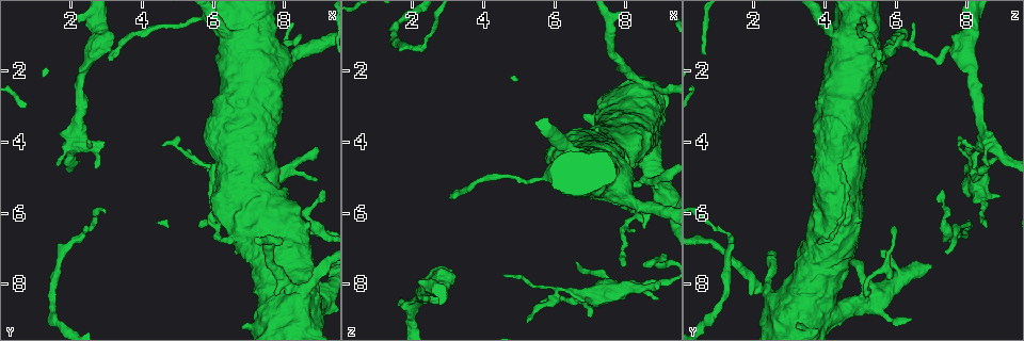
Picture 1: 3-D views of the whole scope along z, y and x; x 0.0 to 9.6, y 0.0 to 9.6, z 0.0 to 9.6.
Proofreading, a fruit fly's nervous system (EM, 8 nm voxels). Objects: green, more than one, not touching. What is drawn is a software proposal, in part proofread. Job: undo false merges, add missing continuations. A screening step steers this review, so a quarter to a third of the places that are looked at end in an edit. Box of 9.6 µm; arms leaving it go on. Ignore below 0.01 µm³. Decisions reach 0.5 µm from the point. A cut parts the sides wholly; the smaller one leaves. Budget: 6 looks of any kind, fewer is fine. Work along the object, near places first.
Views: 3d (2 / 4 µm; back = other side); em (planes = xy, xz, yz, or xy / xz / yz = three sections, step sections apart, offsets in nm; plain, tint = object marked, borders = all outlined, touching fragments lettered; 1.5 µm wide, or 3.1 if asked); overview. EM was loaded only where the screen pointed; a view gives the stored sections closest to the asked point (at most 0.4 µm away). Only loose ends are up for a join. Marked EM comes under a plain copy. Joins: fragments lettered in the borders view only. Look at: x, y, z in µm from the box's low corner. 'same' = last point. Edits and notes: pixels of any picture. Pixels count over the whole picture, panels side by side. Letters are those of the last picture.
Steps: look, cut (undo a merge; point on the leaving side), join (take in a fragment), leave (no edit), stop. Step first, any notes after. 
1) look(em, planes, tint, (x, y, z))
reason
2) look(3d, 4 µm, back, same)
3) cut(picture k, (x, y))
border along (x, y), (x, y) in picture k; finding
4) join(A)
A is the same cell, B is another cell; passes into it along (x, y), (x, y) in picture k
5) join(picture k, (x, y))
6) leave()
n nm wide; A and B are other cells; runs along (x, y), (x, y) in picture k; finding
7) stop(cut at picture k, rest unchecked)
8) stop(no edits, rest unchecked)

look(em, planes, tint, (6.15, 6.45, 4.35))
sudden change in width

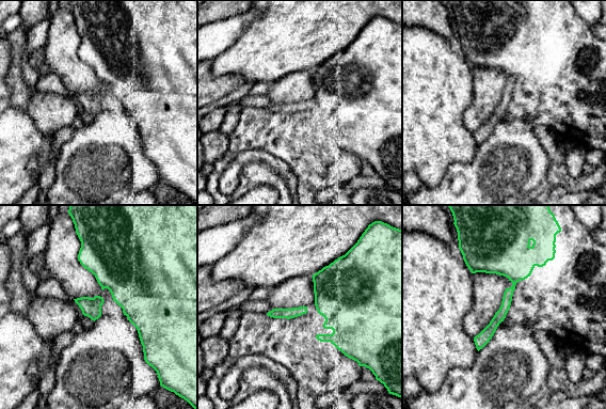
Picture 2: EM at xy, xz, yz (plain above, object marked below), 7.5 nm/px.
look(em, planes, borders, same)

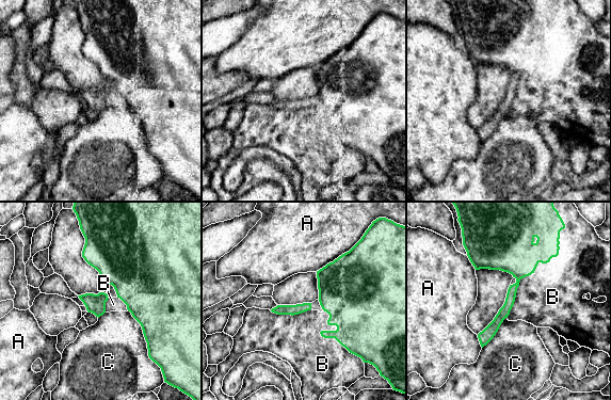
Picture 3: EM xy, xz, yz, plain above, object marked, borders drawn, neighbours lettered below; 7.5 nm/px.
leave()
80 nm wide; B touches over 650 nm; A, B and C are other cells; continuous, no second neuron

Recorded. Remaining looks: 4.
look(em, xz, step 8, tint, (5.60, 6.35, 8.55))
thin end

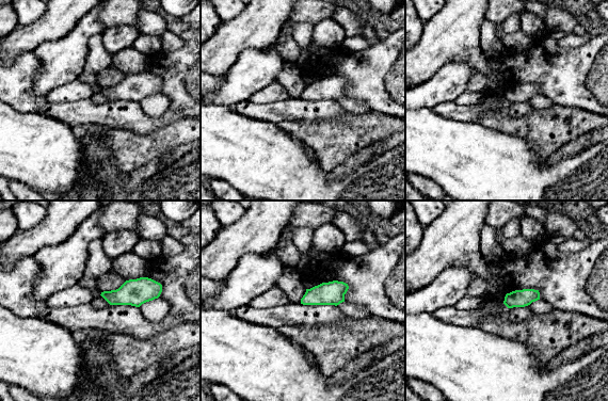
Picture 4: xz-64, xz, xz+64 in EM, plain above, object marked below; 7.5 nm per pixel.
look(em, planes, borders, same)
cut it another way

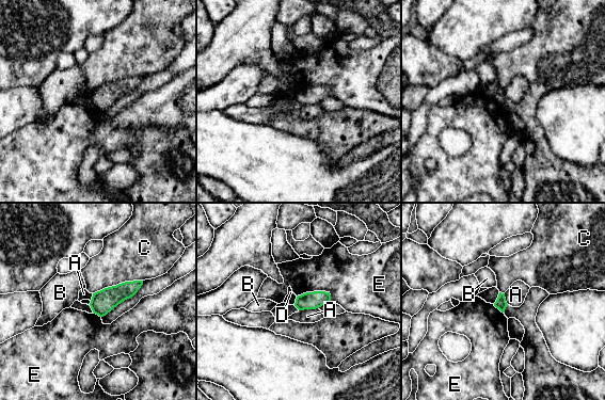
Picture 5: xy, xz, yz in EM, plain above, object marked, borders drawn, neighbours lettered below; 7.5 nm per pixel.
leave()
A, B, C, D and E are other cells; border along (318, 307), (299, 310) in picture 5; none of them fits

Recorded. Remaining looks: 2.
look(em, planes, borders, (5.20, 4.25, 8.95))
an open end

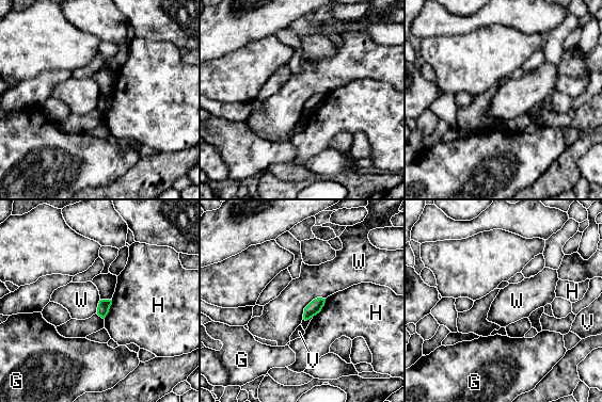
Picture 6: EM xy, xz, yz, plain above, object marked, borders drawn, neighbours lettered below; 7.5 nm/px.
leave()
G, H, V and W are other cells; border along (325, 298), (315, 298), (302, 319) in picture 6; no lettered fragment goes on from it

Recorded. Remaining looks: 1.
stop(no edits, rest unchecked)

